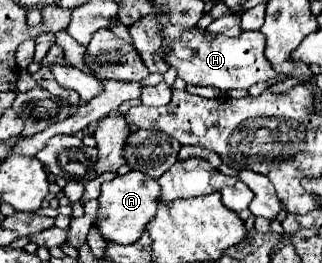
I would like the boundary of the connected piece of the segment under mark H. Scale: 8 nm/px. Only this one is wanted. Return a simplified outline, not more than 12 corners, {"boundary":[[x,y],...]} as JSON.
{"boundary":[[185,31],[165,61],[191,85],[221,91],[285,81],[265,35]]}

